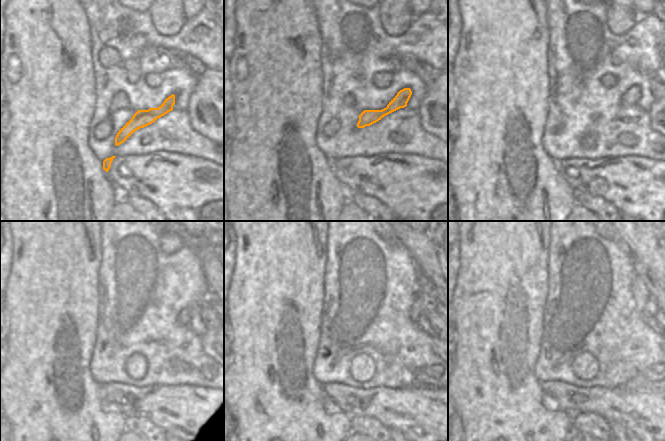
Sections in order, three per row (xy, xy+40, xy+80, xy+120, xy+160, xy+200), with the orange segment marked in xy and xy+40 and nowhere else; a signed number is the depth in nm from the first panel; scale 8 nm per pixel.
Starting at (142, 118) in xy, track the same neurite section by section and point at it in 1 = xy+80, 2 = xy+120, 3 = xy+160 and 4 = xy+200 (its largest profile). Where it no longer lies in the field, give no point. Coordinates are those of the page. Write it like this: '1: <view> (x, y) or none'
1: xy+80 (630, 98)
2: xy+120 (184, 317)
3: xy+160 (422, 301)
4: xy+200 (640, 292)

